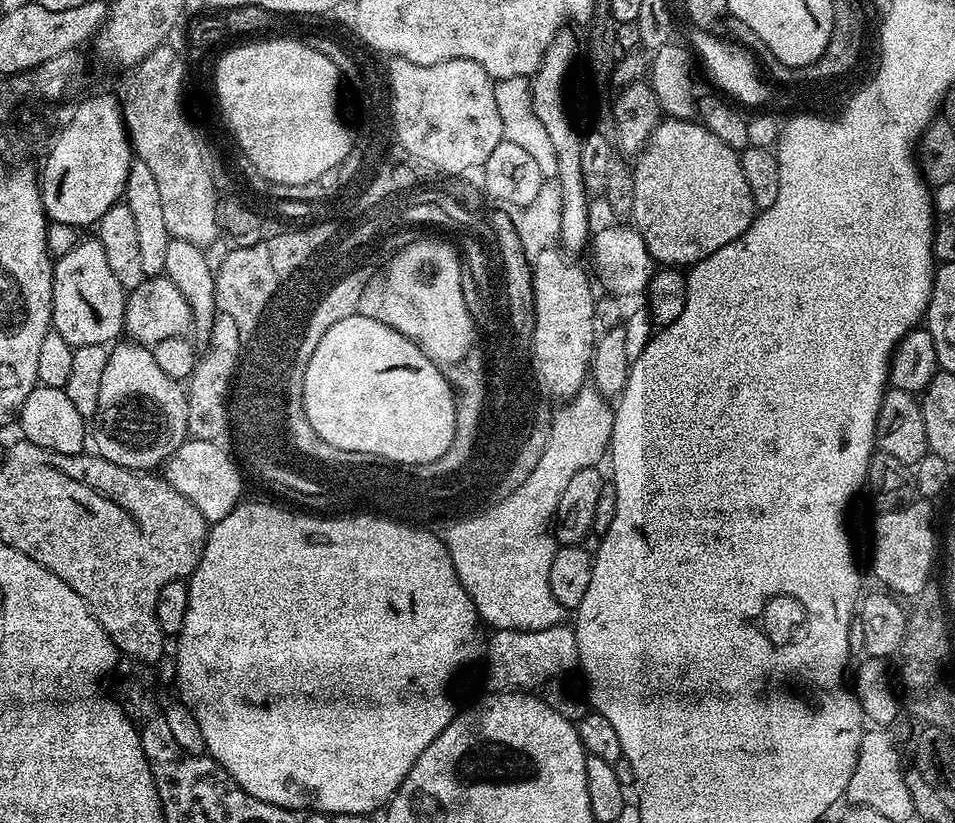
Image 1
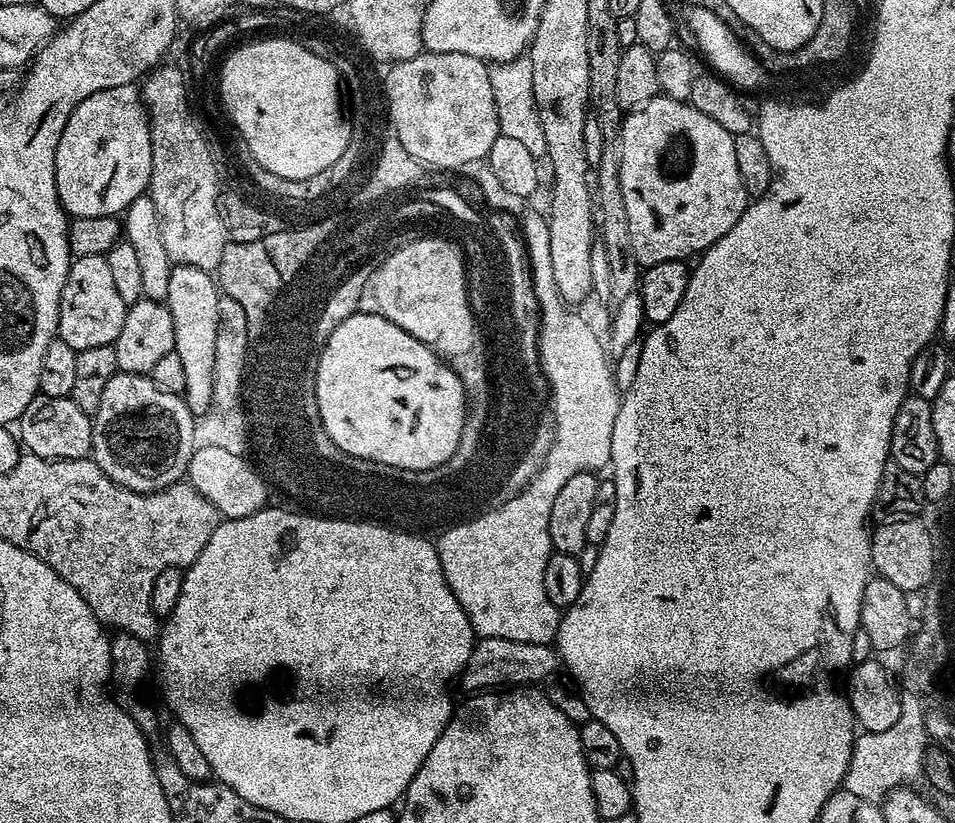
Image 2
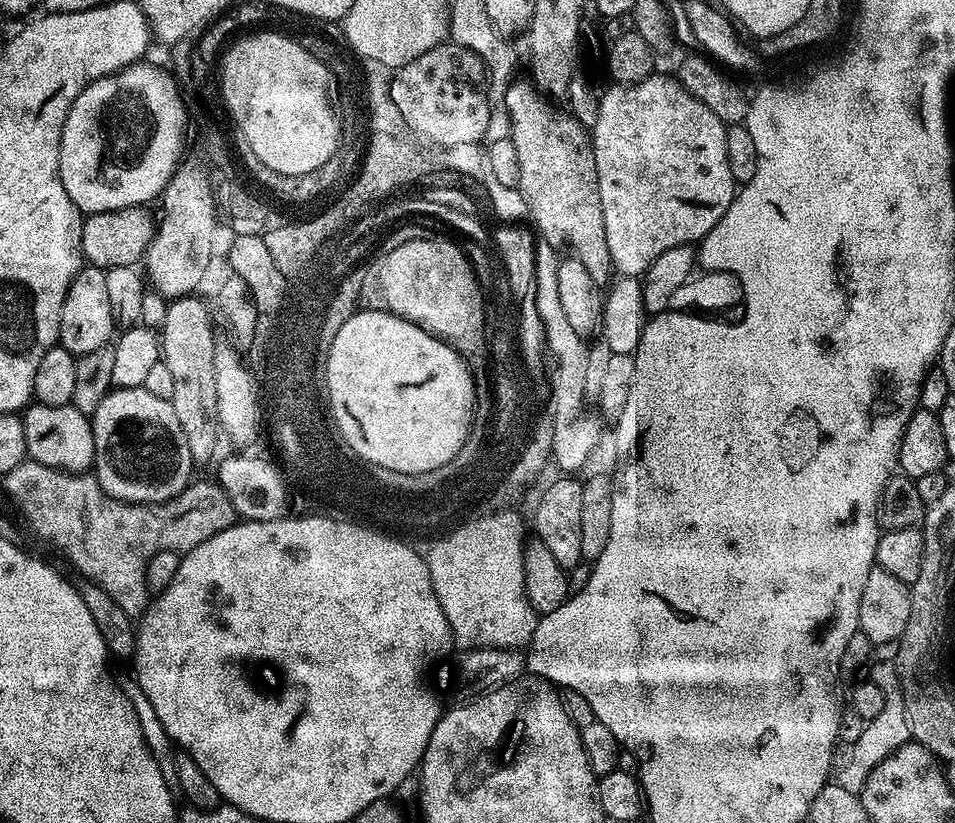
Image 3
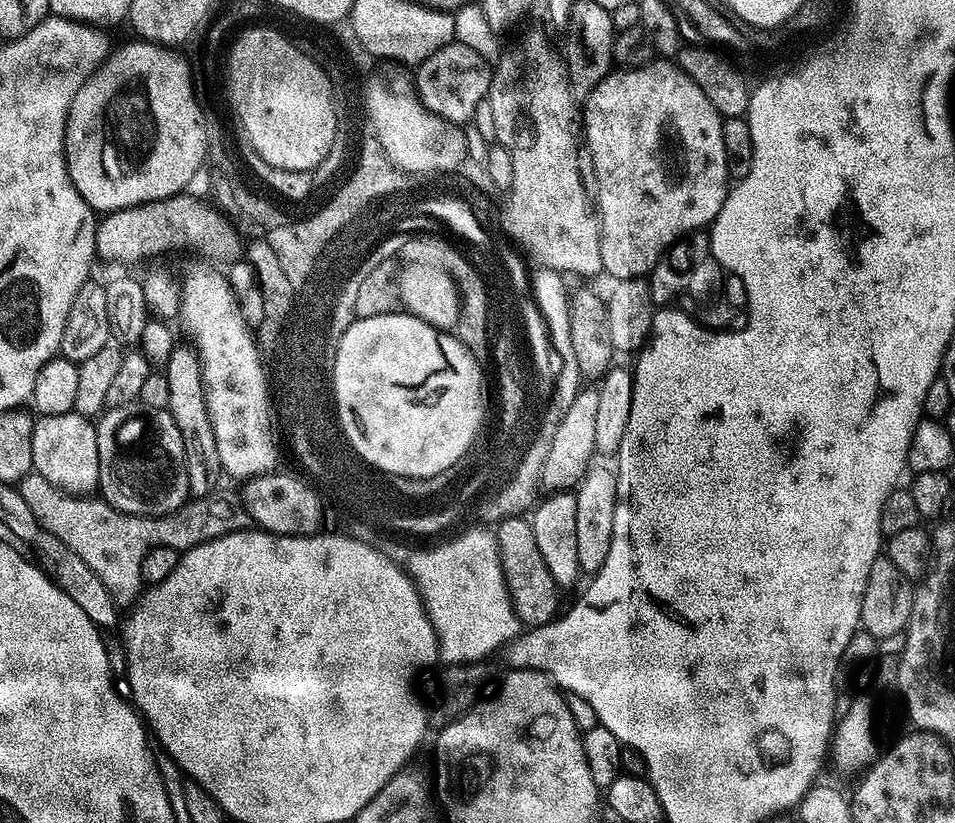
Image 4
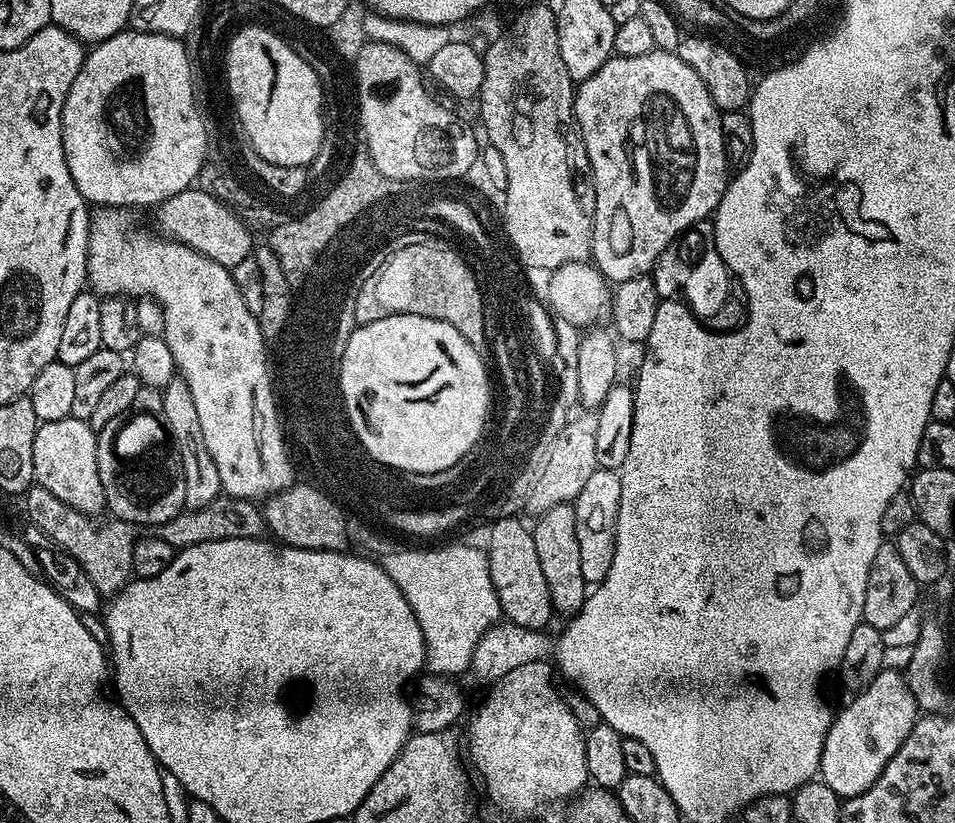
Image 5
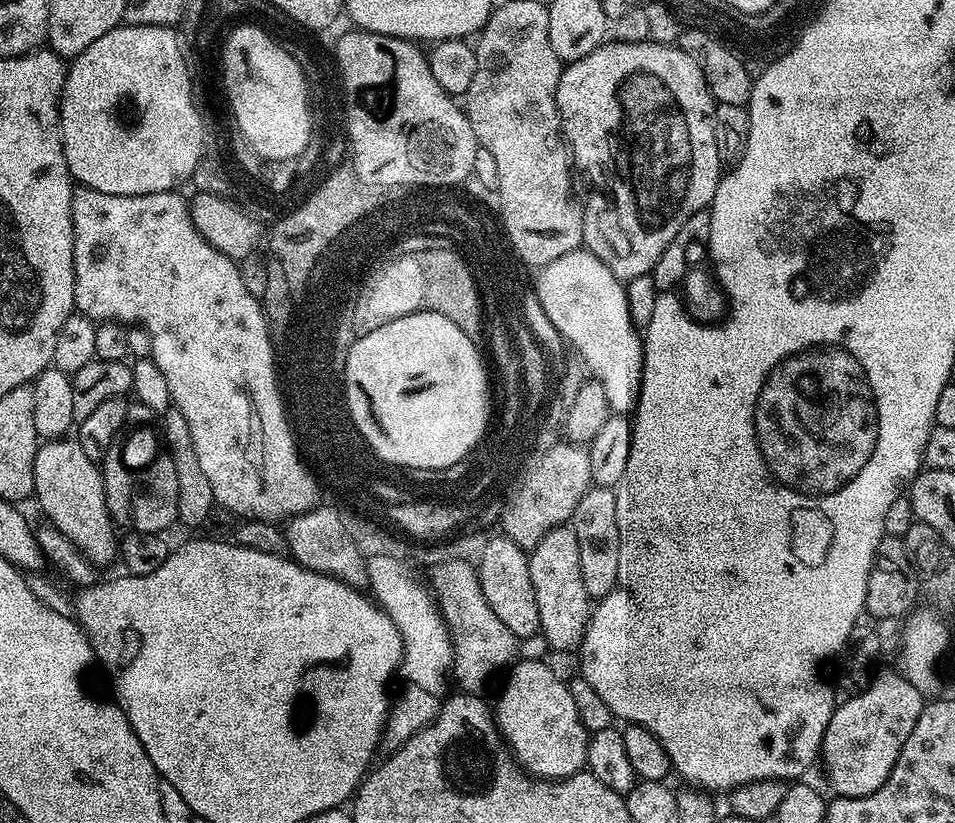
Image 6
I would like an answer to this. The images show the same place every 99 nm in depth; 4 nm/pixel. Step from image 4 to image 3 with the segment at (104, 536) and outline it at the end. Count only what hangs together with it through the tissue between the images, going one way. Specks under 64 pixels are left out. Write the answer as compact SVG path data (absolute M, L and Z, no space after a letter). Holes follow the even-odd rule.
M25 458L14 470L2 478L4 492L12 499L14 507L20 511L24 524L44 544L49 544L56 552L61 552L82 575L118 602L120 612L128 618L144 615L150 603L150 593L144 586L144 568L156 554L163 552L186 553L202 542L212 540L214 534L222 534L231 524L237 523L238 515L230 498L219 483L193 479L187 488L161 504L127 504L125 500L115 500L102 490L95 475L79 472L61 472L59 468L47 468L38 461Z

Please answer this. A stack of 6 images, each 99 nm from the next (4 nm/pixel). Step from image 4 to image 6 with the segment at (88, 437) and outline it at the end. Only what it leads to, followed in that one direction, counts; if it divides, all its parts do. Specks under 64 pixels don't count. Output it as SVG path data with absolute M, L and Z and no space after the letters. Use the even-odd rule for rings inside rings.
M61 438L41 443L34 458L34 500L49 516L54 527L91 564L103 566L118 556L117 525L108 515L104 473L88 457L89 449L79 439Z

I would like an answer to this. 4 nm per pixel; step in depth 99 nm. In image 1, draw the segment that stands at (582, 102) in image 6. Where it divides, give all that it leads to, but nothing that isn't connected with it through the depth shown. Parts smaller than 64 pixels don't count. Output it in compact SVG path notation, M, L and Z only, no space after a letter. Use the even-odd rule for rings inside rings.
M661 119L634 163L636 168L631 169L631 223L645 240L646 250L657 265L697 264L699 260L714 254L714 250L722 250L722 246L746 234L752 220L758 215L754 198L750 198L750 186L746 186L746 177L742 175L737 149L726 146L722 138L714 138L714 134L710 134L710 130L695 119Z

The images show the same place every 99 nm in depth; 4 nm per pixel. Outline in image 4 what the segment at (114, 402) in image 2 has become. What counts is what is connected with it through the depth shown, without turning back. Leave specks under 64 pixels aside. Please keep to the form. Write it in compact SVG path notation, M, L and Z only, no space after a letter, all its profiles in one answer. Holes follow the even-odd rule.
M131 403L109 407L95 421L96 437L98 438L98 474L100 482L98 492L102 499L120 512L129 512L139 516L166 516L178 510L184 501L189 499L188 471L186 470L186 446L182 434L178 430L178 422L167 410L156 410L151 413L148 425L144 428L144 440L137 444L120 445L120 427L132 416Z

